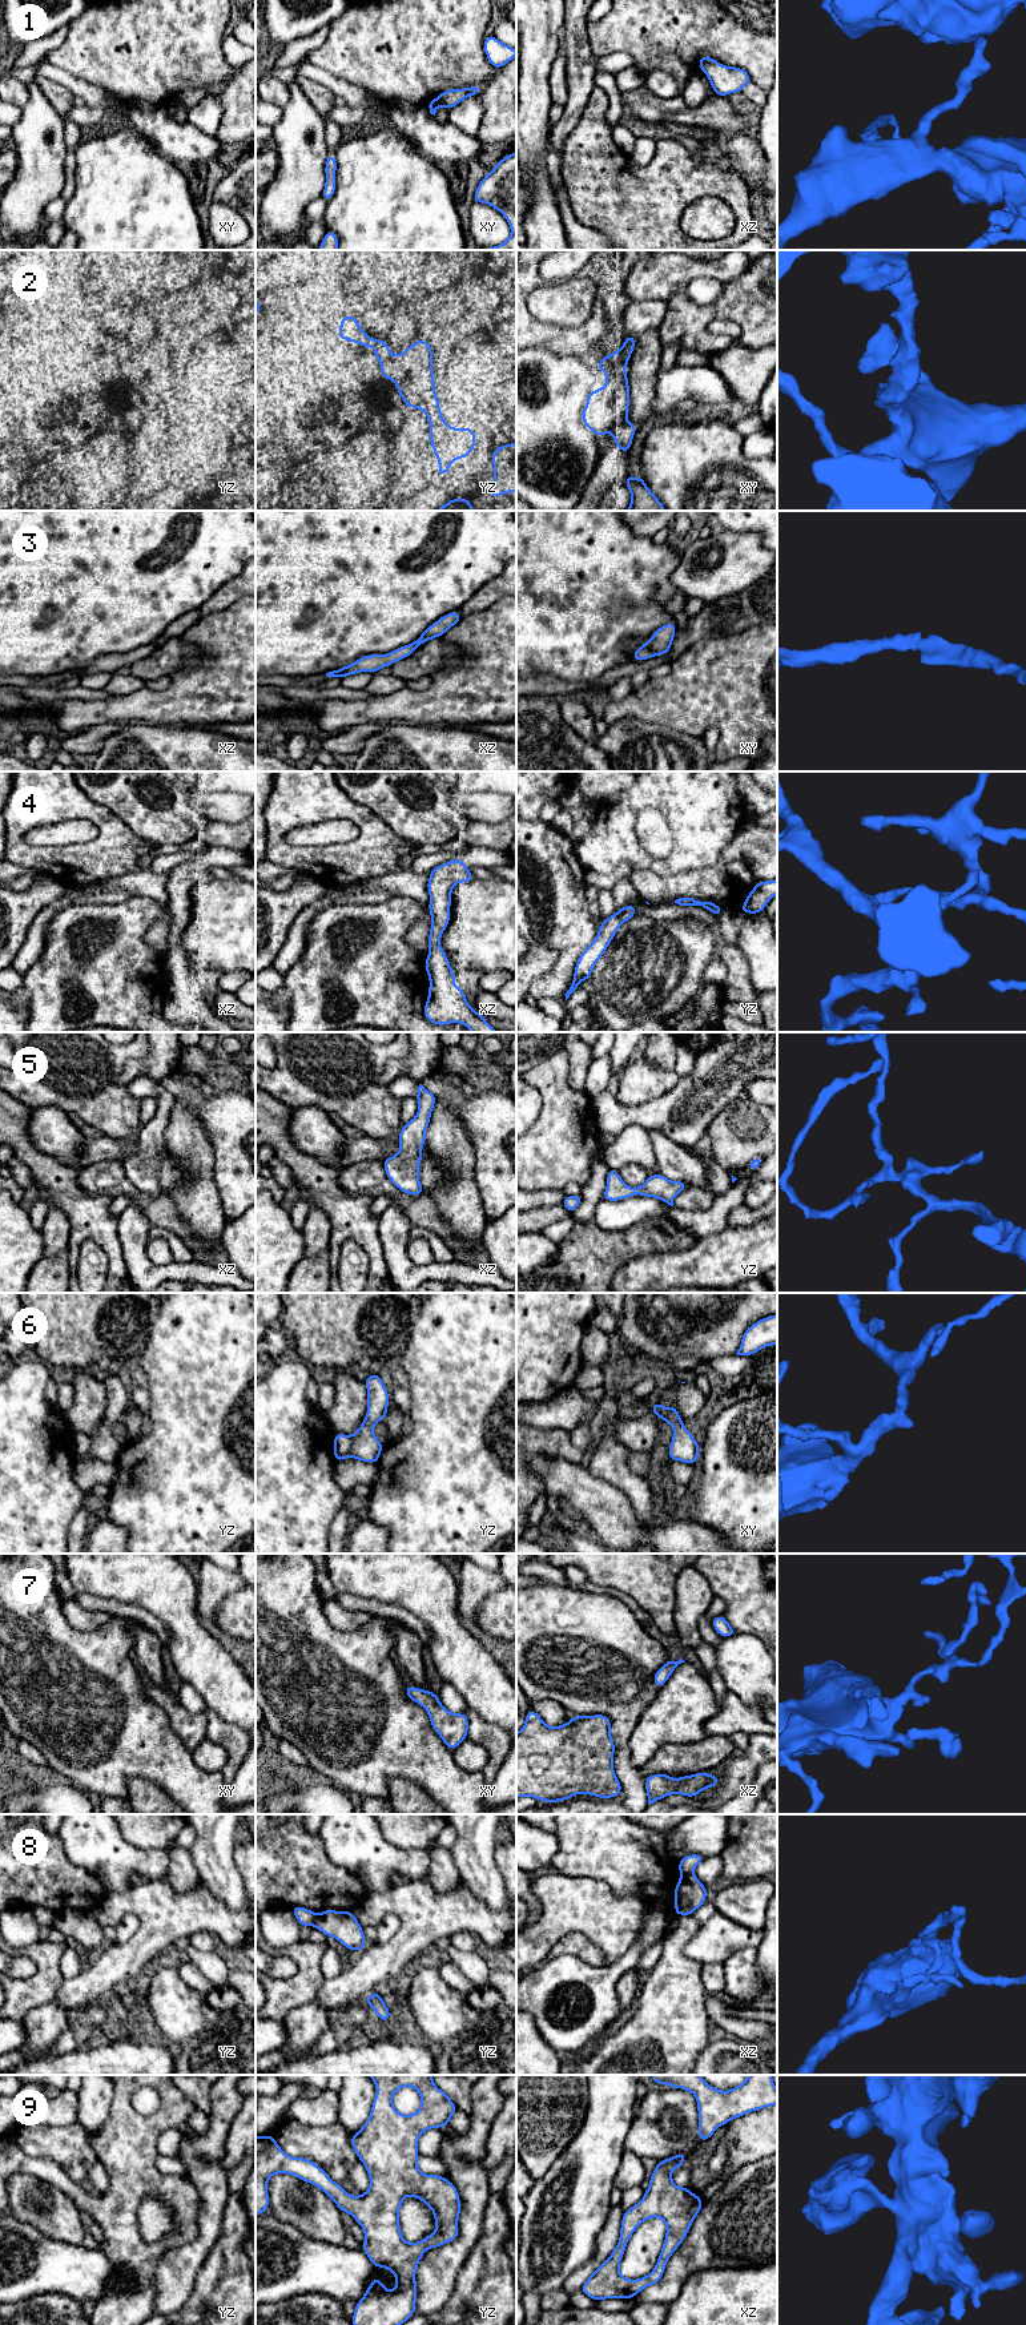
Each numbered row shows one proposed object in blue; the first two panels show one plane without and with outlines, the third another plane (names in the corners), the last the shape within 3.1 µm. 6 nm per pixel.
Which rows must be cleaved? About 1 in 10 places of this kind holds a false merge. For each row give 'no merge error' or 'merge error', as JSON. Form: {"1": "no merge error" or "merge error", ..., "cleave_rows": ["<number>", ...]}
{"1": "no merge error", "2": "no merge error", "3": "no merge error", "4": "no merge error", "5": "no merge error", "6": "no merge error", "7": "no merge error", "8": "merge error", "9": "no merge error", "cleave_rows": ["8"]}

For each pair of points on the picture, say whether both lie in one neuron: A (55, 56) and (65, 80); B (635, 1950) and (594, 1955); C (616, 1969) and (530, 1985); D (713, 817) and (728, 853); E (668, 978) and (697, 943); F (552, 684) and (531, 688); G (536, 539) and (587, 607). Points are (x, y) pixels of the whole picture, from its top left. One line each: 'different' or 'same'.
A: different
B: different
C: same
D: different
E: same
F: same
G: same

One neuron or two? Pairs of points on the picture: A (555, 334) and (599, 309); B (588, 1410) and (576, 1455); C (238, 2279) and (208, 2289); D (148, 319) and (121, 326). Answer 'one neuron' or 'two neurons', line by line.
A: one neuron
B: two neurons
C: one neuron
D: two neurons

